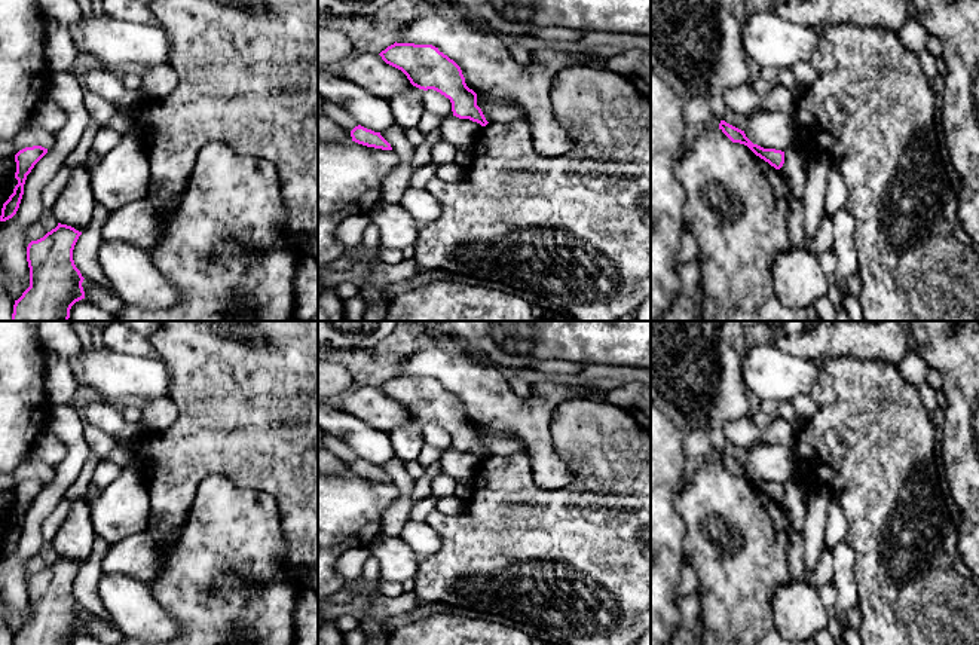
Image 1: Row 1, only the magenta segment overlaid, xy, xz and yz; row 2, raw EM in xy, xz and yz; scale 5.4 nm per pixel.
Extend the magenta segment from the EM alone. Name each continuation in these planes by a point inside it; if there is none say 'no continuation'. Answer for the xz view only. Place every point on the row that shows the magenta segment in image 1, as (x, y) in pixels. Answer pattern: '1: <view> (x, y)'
no continuation

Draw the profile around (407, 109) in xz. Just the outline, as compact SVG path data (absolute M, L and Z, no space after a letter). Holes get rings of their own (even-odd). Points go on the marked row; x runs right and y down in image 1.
M414 92L392 95L389 98L389 106L395 123L404 129L416 128L425 110L422 95Z

